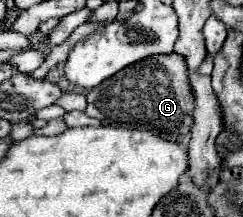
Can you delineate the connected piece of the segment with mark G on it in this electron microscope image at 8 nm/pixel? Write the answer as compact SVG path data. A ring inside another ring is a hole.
M158 54L152 58L144 58L140 62L134 62L132 66L126 66L120 70L120 74L114 74L112 78L104 80L100 86L92 88L88 92L88 108L86 114L92 118L98 118L102 124L122 124L128 128L148 128L168 138L188 136L192 128L192 92L188 90L188 74L186 74L186 62L180 54Z

